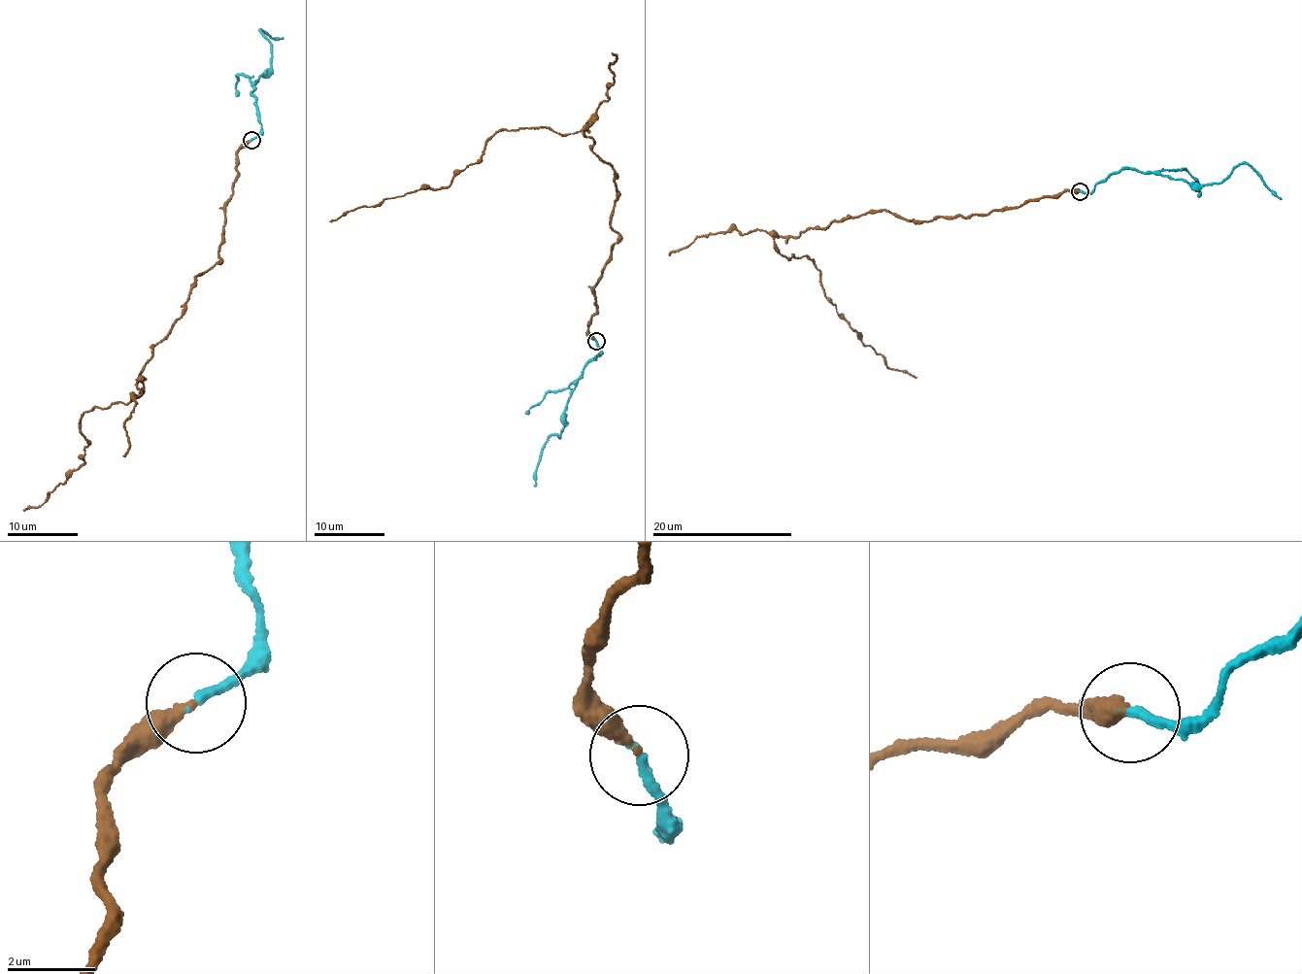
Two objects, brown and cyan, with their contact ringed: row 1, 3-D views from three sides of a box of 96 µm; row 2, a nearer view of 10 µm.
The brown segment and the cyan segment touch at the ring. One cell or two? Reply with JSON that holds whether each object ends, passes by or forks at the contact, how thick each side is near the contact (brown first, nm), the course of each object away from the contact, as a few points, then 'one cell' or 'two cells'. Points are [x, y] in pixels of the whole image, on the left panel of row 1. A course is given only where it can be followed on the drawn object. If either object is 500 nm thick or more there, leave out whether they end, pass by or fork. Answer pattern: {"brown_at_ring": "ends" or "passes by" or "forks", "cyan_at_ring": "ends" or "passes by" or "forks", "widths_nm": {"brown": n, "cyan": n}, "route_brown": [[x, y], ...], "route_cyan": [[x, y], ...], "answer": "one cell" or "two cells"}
{"brown_at_ring": "ends", "cyan_at_ring": "ends", "widths_nm": {"brown": 280, "cyan": 200}, "route_brown": [[251, 141], [235, 151], [219, 262], [150, 350], [143, 393], [83, 413], [84, 463], [22, 510]], "route_cyan": [[251, 141], [261, 128], [251, 93], [273, 58], [261, 29], [283, 37]], "answer": "one cell"}

